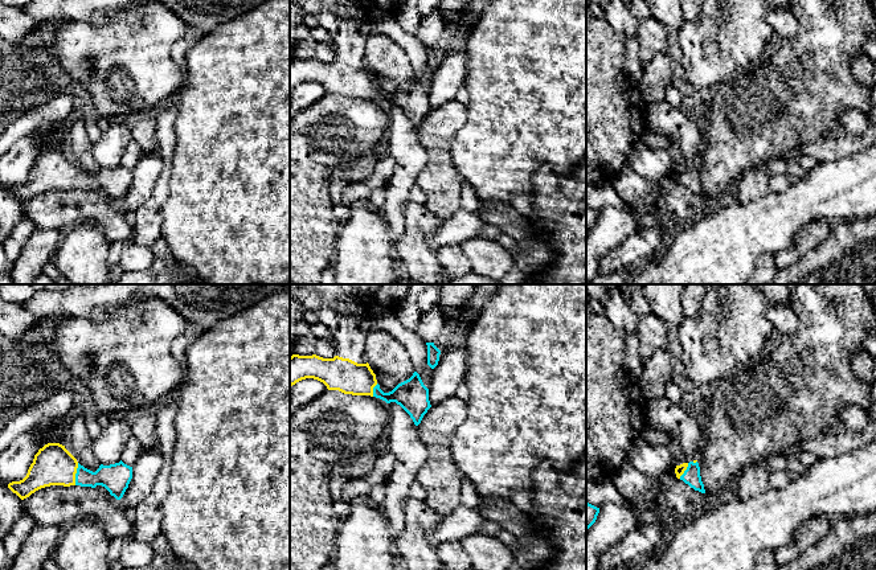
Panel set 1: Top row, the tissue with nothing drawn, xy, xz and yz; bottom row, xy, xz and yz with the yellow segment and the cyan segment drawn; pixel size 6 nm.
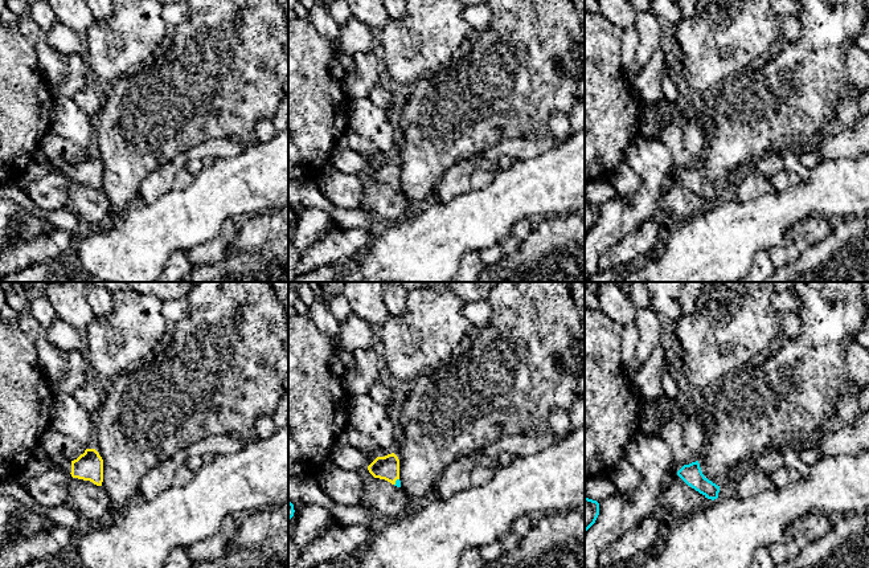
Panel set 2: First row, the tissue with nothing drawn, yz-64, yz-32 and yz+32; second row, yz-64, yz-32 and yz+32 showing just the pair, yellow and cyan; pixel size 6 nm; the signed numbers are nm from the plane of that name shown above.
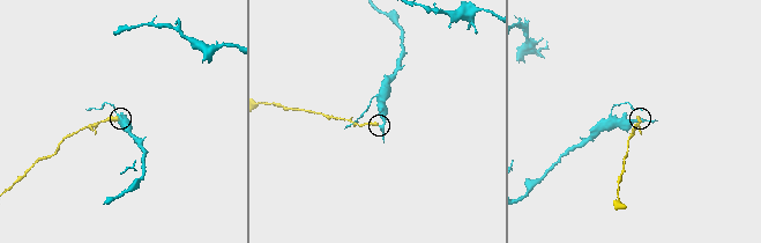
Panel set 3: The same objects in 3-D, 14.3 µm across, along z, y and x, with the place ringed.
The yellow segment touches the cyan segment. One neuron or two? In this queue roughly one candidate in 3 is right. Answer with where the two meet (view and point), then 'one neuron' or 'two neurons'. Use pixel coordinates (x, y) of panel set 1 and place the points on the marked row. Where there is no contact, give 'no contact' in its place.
xy (76, 472) | one neuron

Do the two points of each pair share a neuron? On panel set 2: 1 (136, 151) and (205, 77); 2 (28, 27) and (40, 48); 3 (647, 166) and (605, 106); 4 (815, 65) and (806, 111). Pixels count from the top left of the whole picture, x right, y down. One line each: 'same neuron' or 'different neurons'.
1: same neuron
2: same neuron
3: different neurons
4: same neuron

